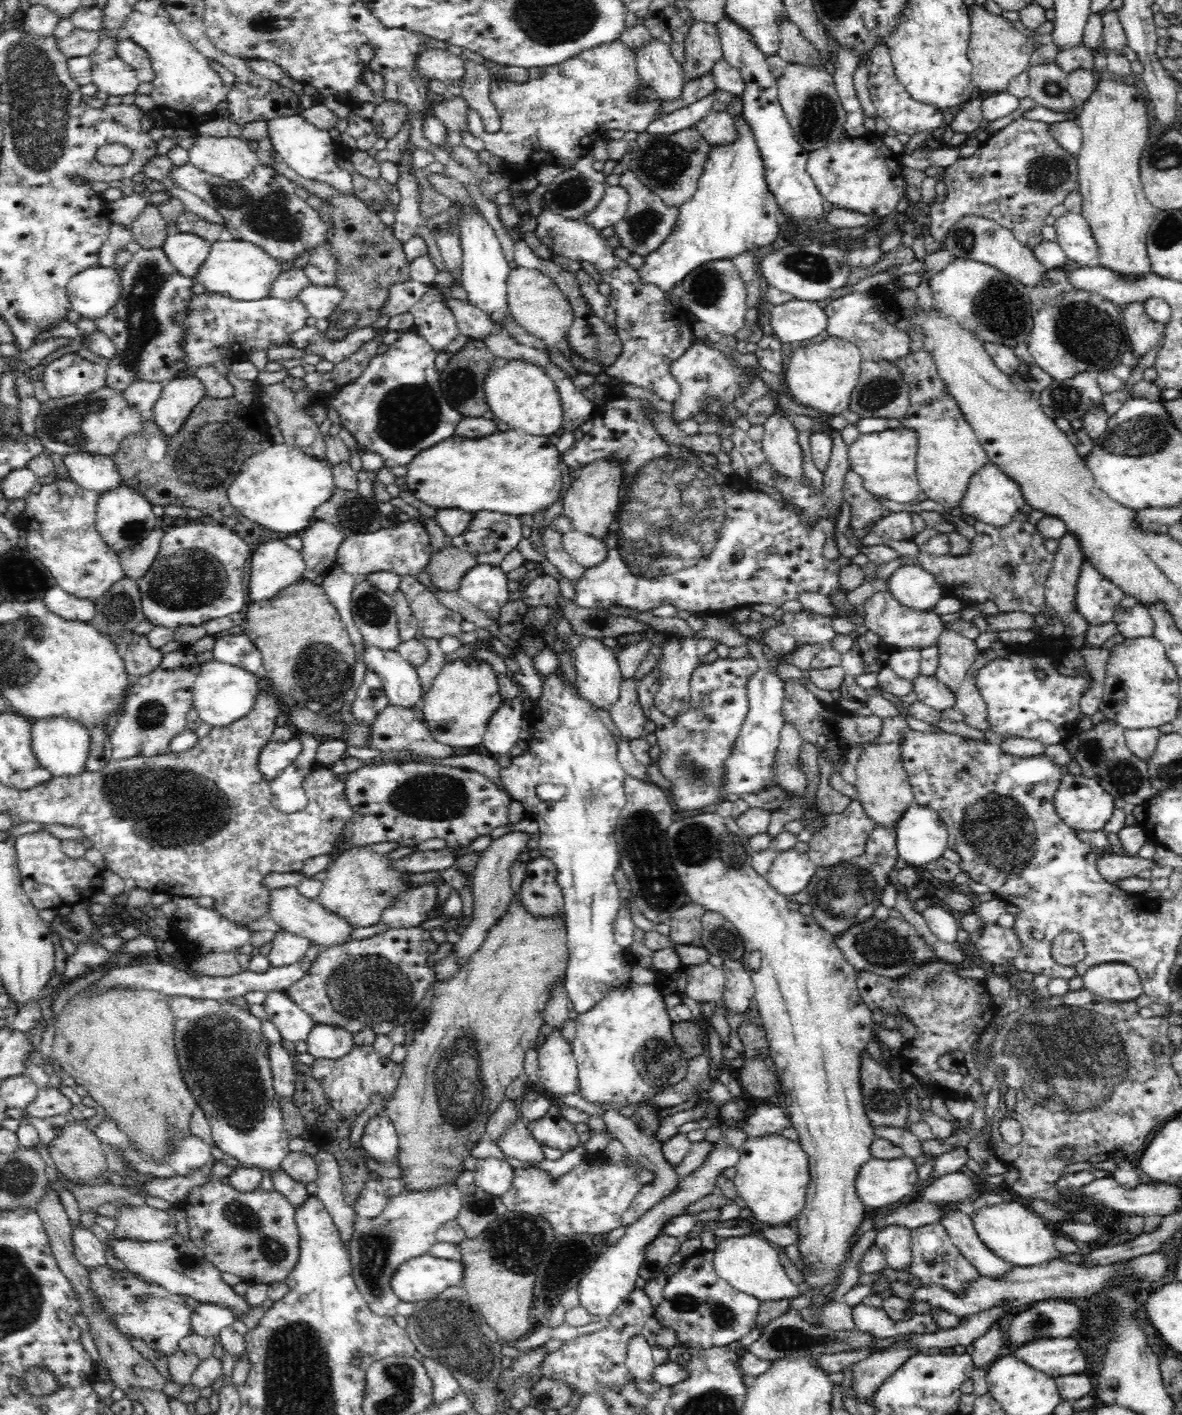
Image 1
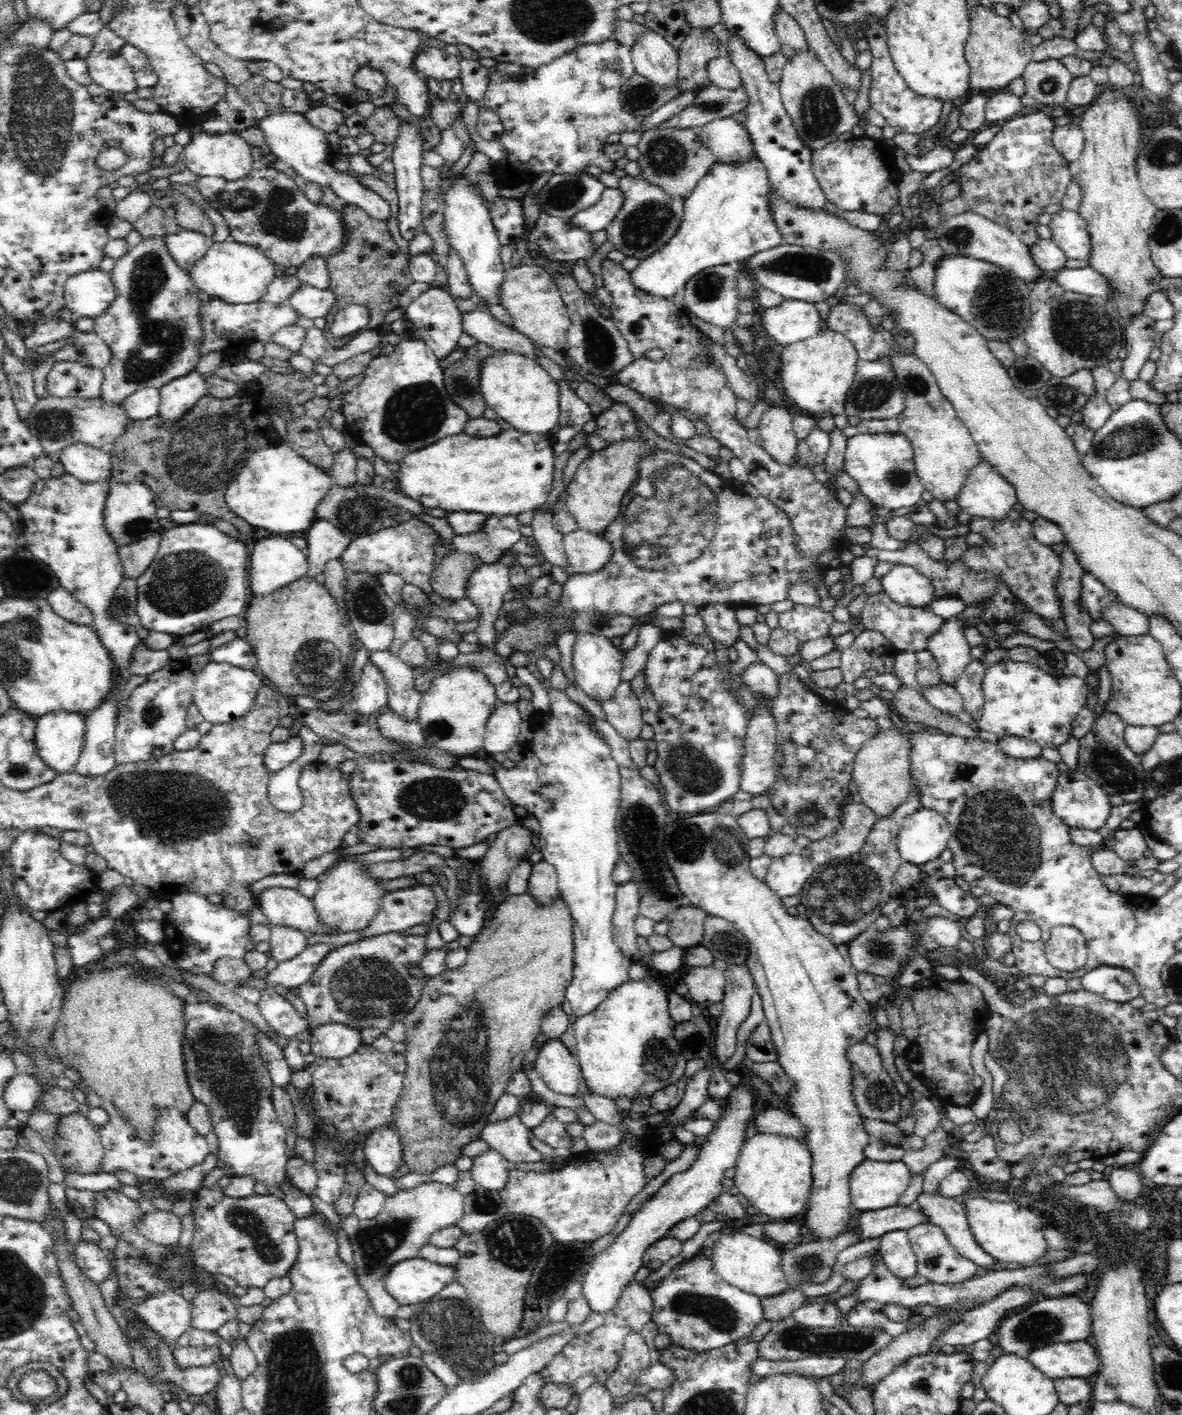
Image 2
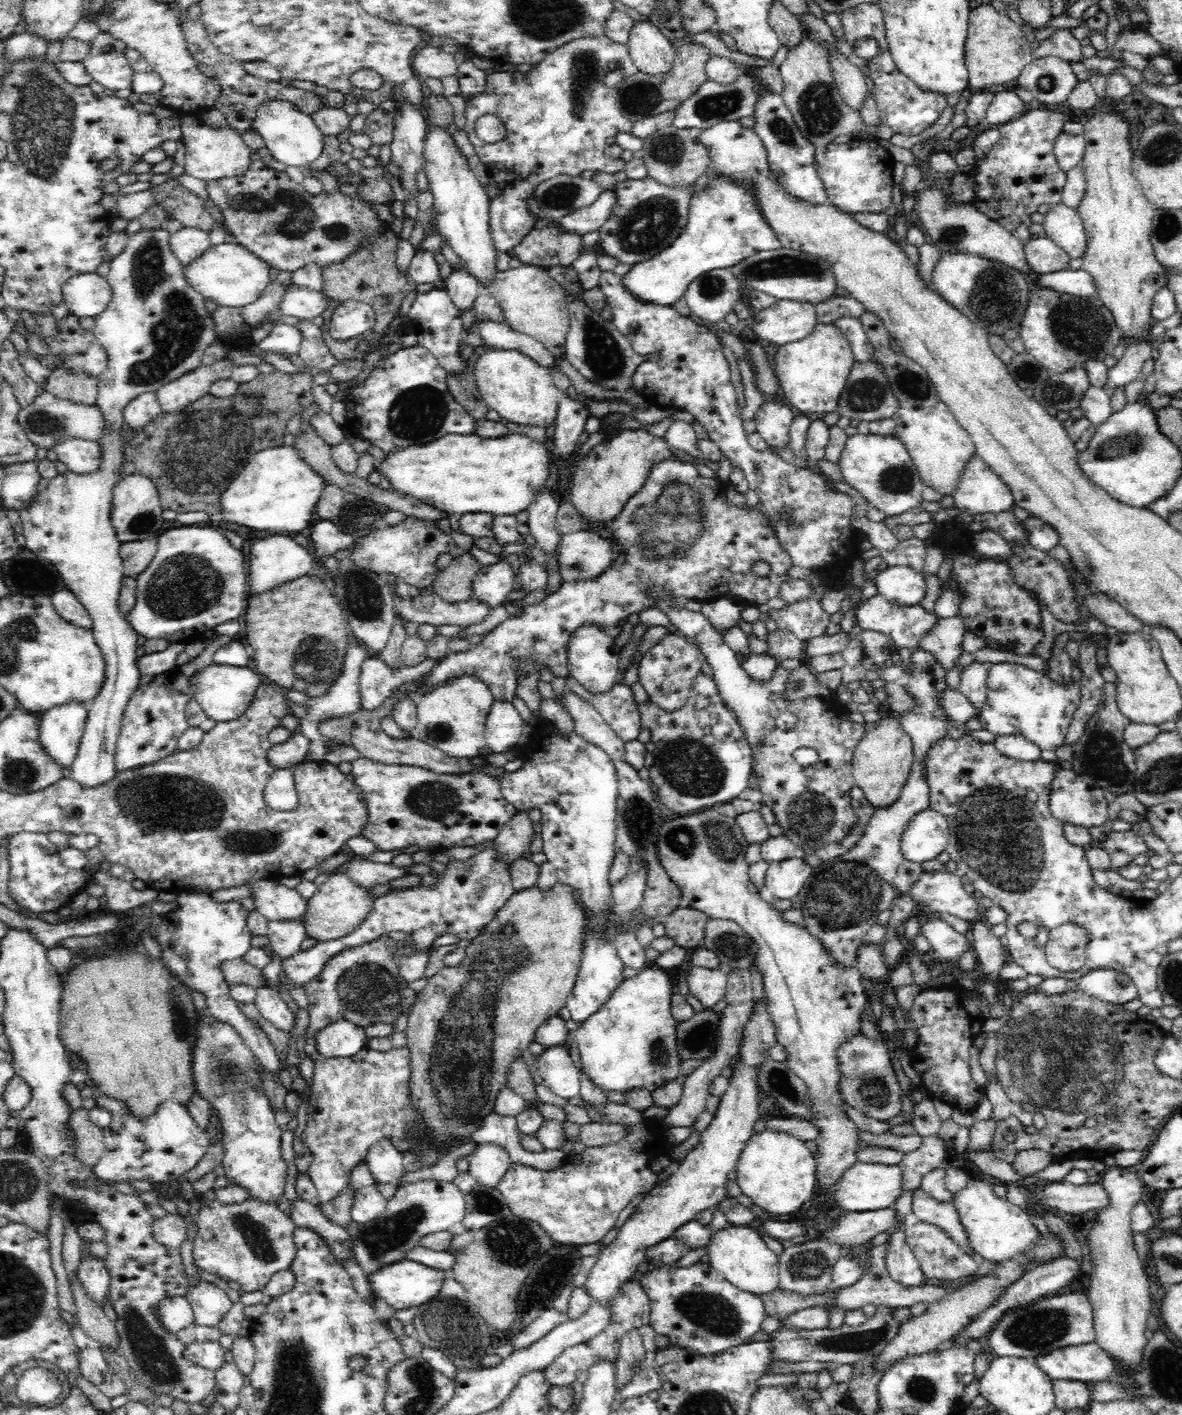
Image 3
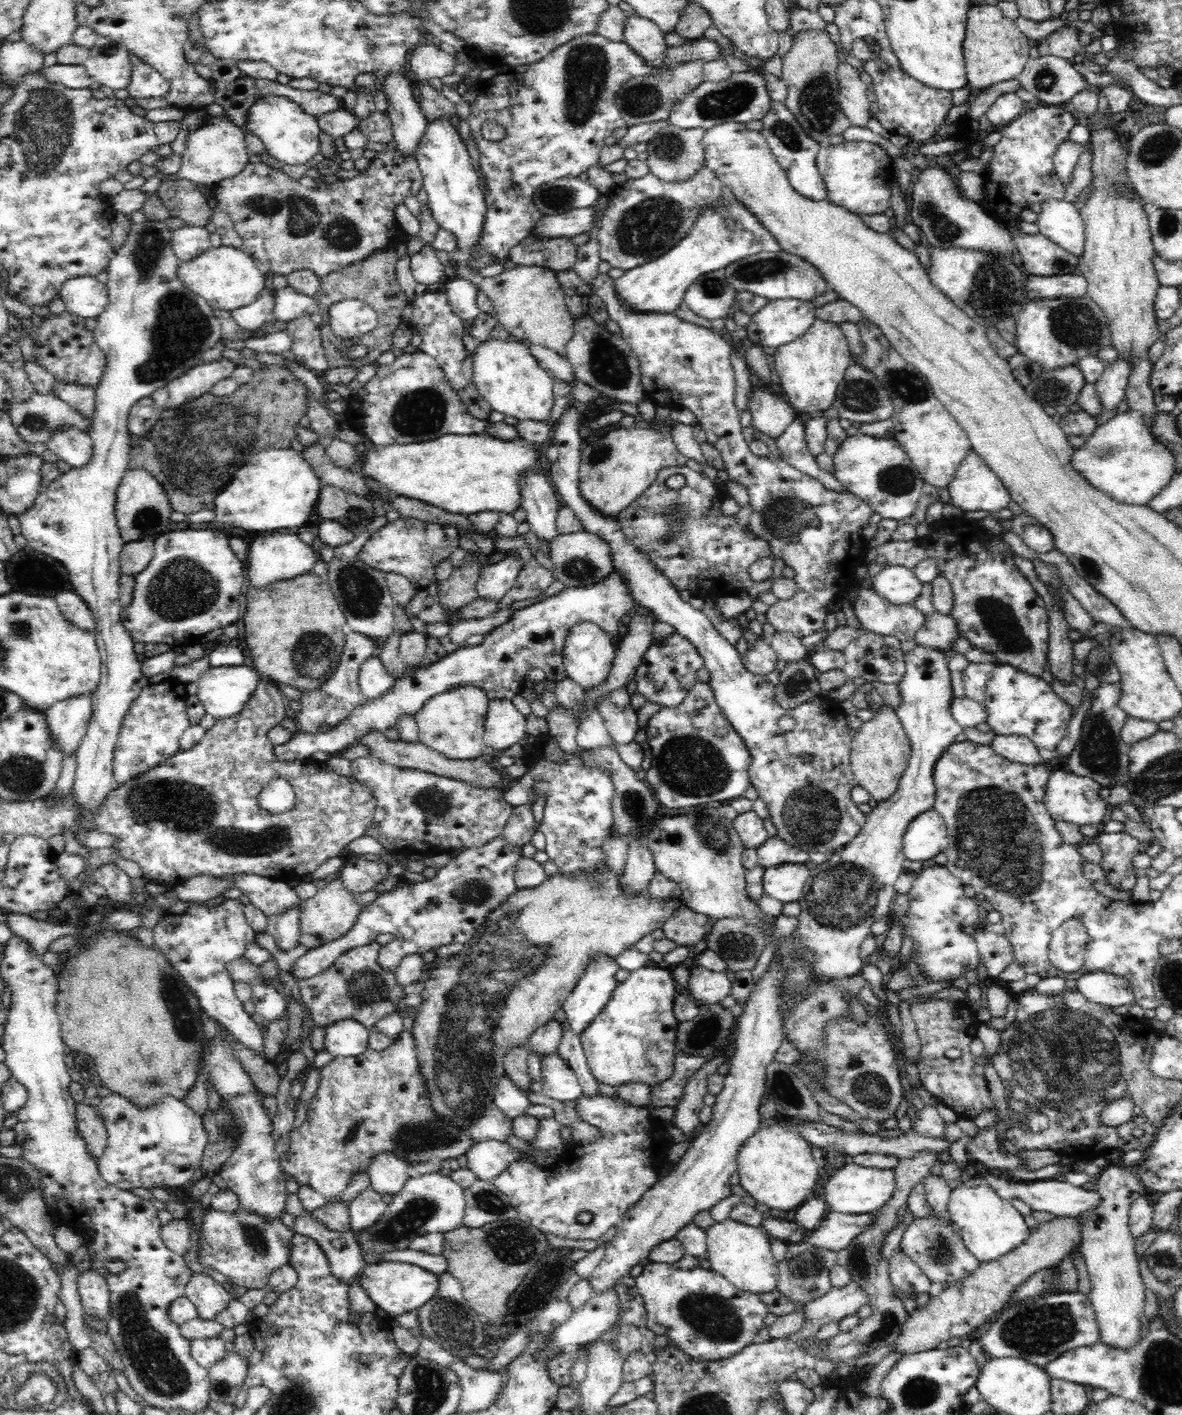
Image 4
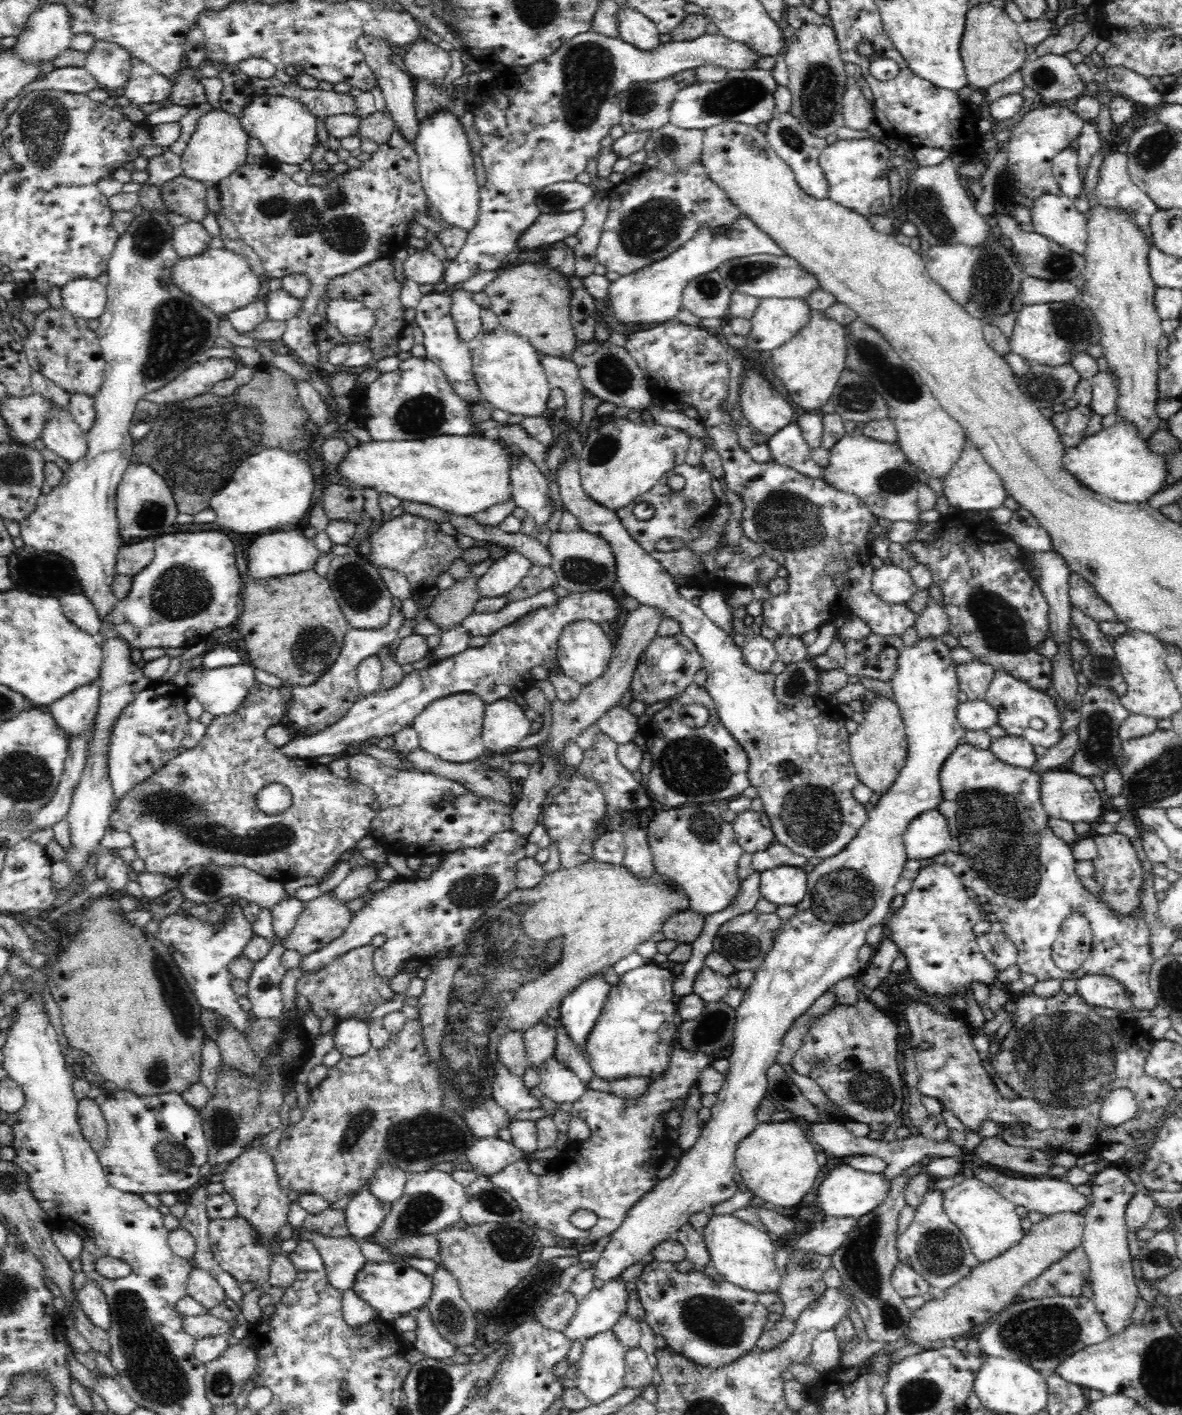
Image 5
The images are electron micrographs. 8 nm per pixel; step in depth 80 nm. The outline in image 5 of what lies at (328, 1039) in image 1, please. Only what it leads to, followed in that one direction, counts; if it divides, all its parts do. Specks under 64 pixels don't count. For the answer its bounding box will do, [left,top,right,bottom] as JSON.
[333,1019,372,1056]

